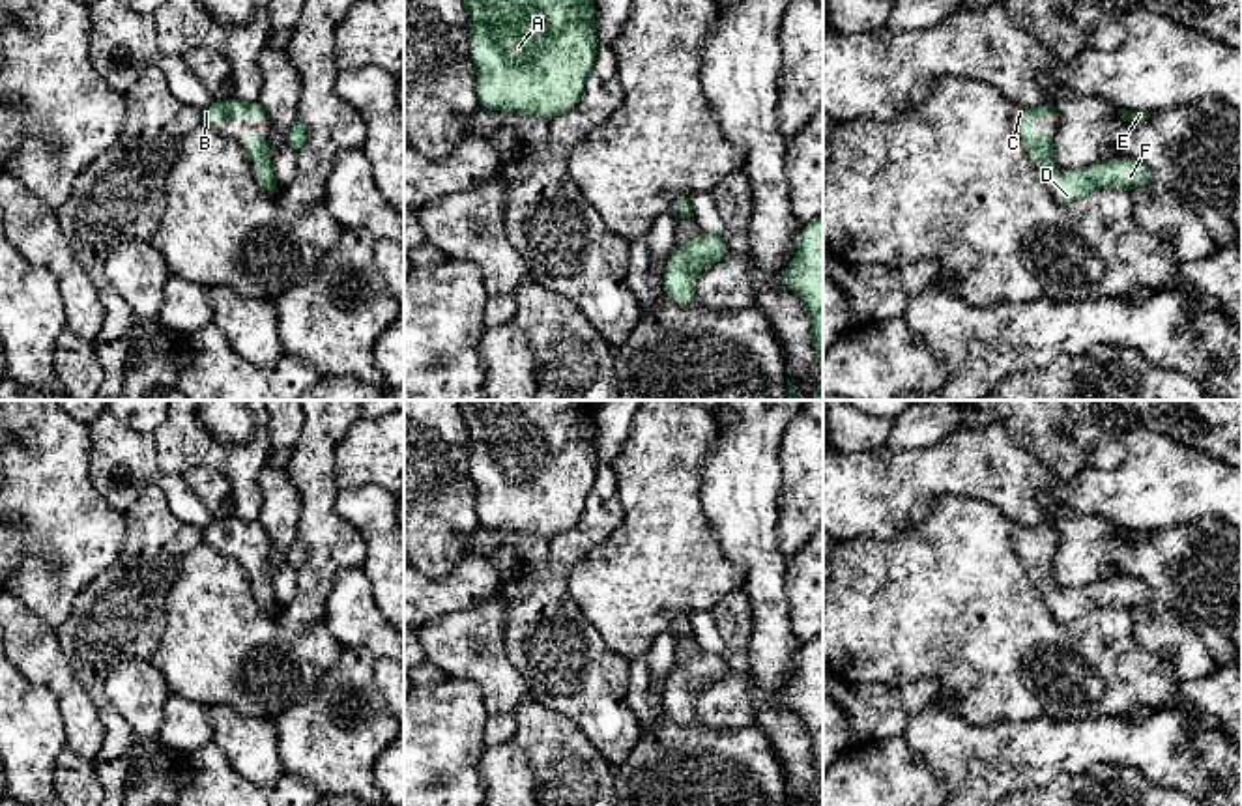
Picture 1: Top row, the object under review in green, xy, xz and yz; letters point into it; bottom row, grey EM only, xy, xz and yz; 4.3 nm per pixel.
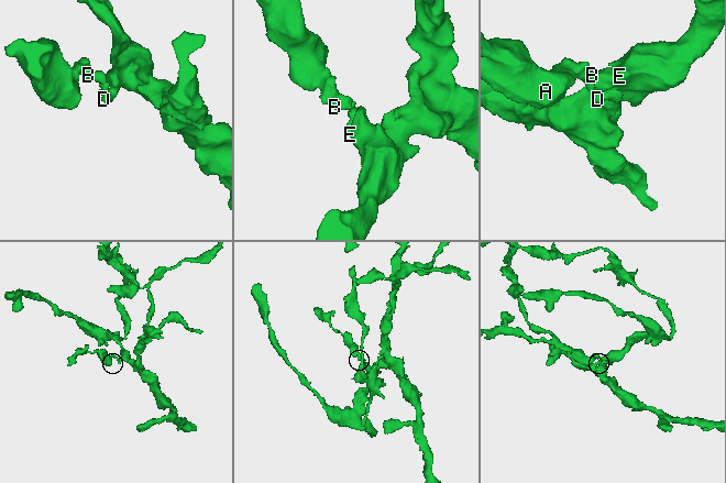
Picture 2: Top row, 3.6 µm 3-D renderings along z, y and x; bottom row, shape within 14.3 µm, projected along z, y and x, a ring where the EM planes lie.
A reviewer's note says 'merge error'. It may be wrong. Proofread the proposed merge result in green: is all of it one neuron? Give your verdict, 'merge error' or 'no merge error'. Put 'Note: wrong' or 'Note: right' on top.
Note: wrong
no merge error

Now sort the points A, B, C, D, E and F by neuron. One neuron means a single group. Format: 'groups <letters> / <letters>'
groups A B C D E F

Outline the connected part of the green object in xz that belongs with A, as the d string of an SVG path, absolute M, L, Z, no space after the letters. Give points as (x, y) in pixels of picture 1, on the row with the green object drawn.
M464 0L469 15L469 52L481 108L535 114L570 112L597 60L597 7L591 0Z

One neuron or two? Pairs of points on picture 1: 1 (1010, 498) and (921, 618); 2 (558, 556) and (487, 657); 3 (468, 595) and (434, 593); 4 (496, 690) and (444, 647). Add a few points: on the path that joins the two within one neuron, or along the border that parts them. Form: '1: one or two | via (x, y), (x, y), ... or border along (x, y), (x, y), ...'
1: two | border along (960, 494), (1001, 509), (1016, 524)
2: two | border along (498, 593), (507, 603), (505, 657), (520, 674)
3: one | via (461, 593), (442, 593)
4: one | via (483, 677), (457, 651)

